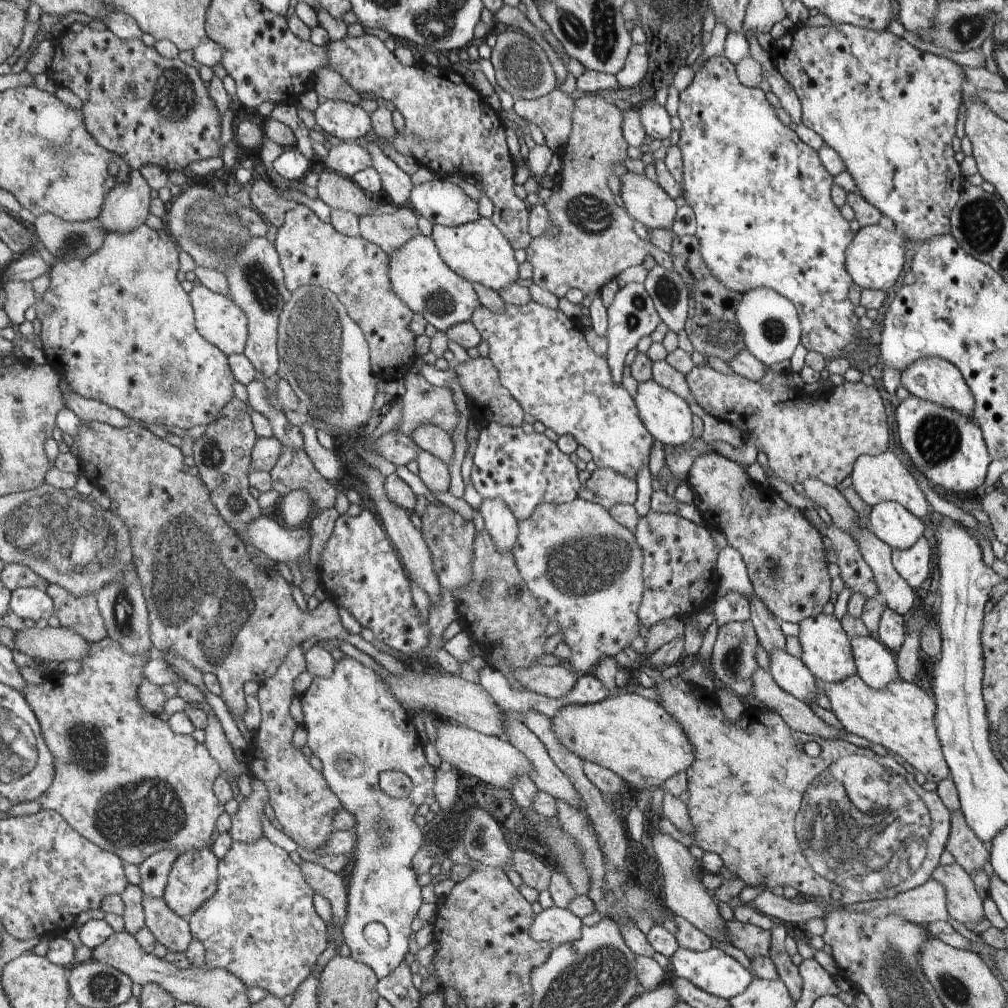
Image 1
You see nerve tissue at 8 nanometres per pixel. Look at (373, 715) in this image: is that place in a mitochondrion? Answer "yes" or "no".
no

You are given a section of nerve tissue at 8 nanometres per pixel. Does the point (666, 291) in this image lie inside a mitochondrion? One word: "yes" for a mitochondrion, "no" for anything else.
yes

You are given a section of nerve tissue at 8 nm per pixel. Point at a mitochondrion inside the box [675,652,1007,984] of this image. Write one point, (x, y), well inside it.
(854, 830)

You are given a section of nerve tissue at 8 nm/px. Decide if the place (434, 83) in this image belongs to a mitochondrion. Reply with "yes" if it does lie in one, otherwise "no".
no

